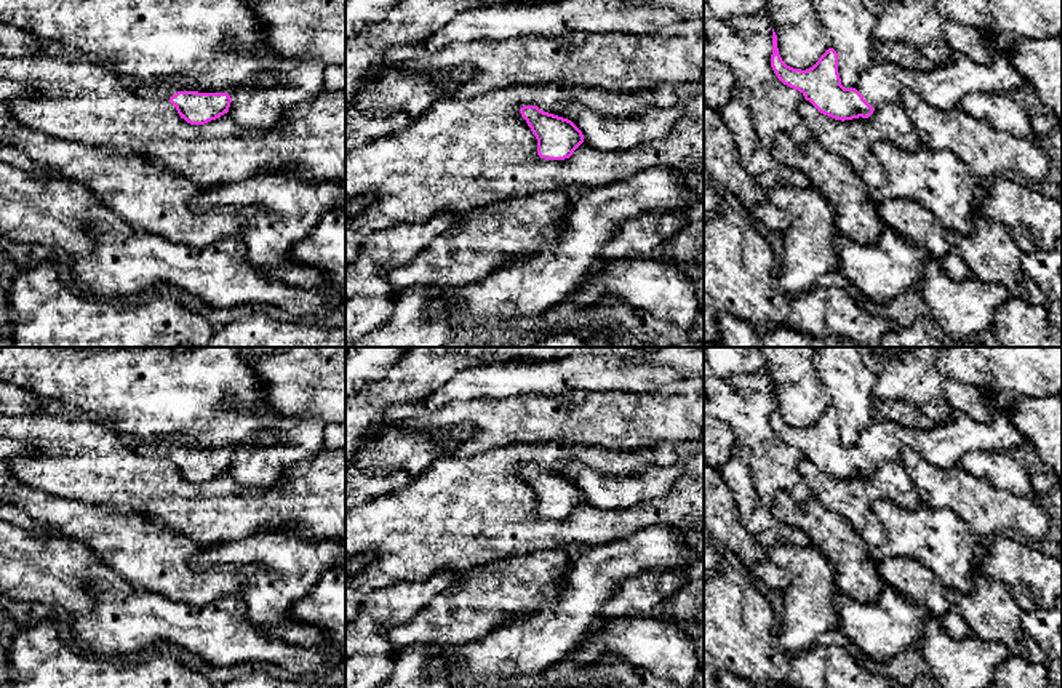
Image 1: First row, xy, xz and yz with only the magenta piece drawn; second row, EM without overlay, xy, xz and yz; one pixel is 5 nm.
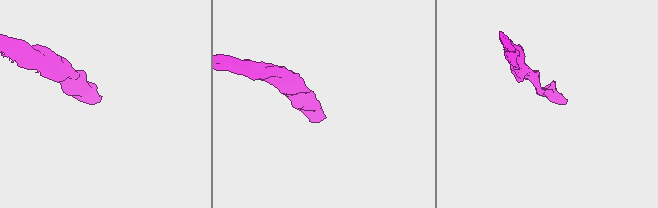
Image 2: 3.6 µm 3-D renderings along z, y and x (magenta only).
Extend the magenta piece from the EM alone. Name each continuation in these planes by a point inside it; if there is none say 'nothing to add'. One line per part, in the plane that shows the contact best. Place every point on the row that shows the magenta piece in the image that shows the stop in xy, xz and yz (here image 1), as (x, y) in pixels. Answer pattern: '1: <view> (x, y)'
1: xy (165, 88)

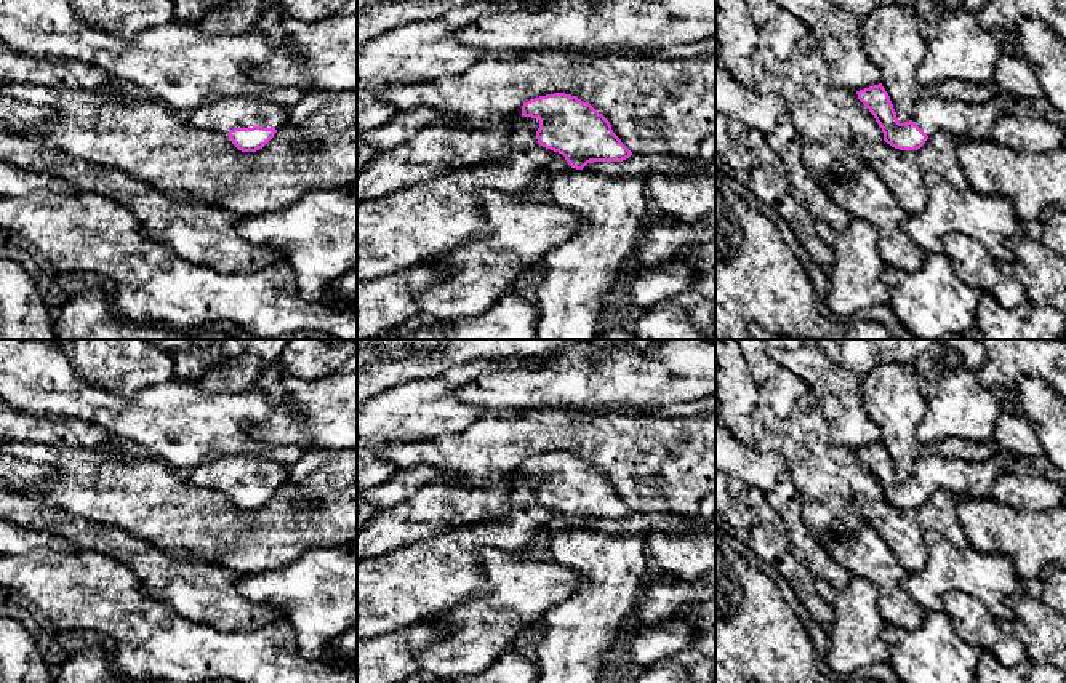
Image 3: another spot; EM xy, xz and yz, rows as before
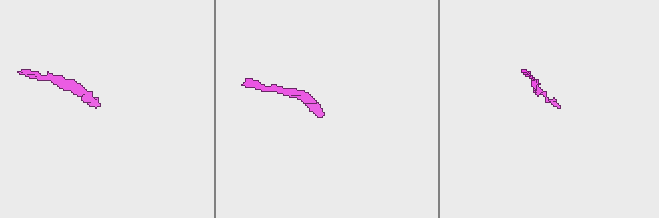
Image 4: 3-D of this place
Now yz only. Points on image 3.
1: yz (959, 119)

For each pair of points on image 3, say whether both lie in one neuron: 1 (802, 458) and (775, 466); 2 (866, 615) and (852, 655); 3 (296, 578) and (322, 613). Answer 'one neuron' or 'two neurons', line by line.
1: two neurons
2: one neuron
3: one neuron

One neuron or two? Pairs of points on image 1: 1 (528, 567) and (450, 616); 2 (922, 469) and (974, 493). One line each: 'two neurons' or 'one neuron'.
1: one neuron
2: one neuron

